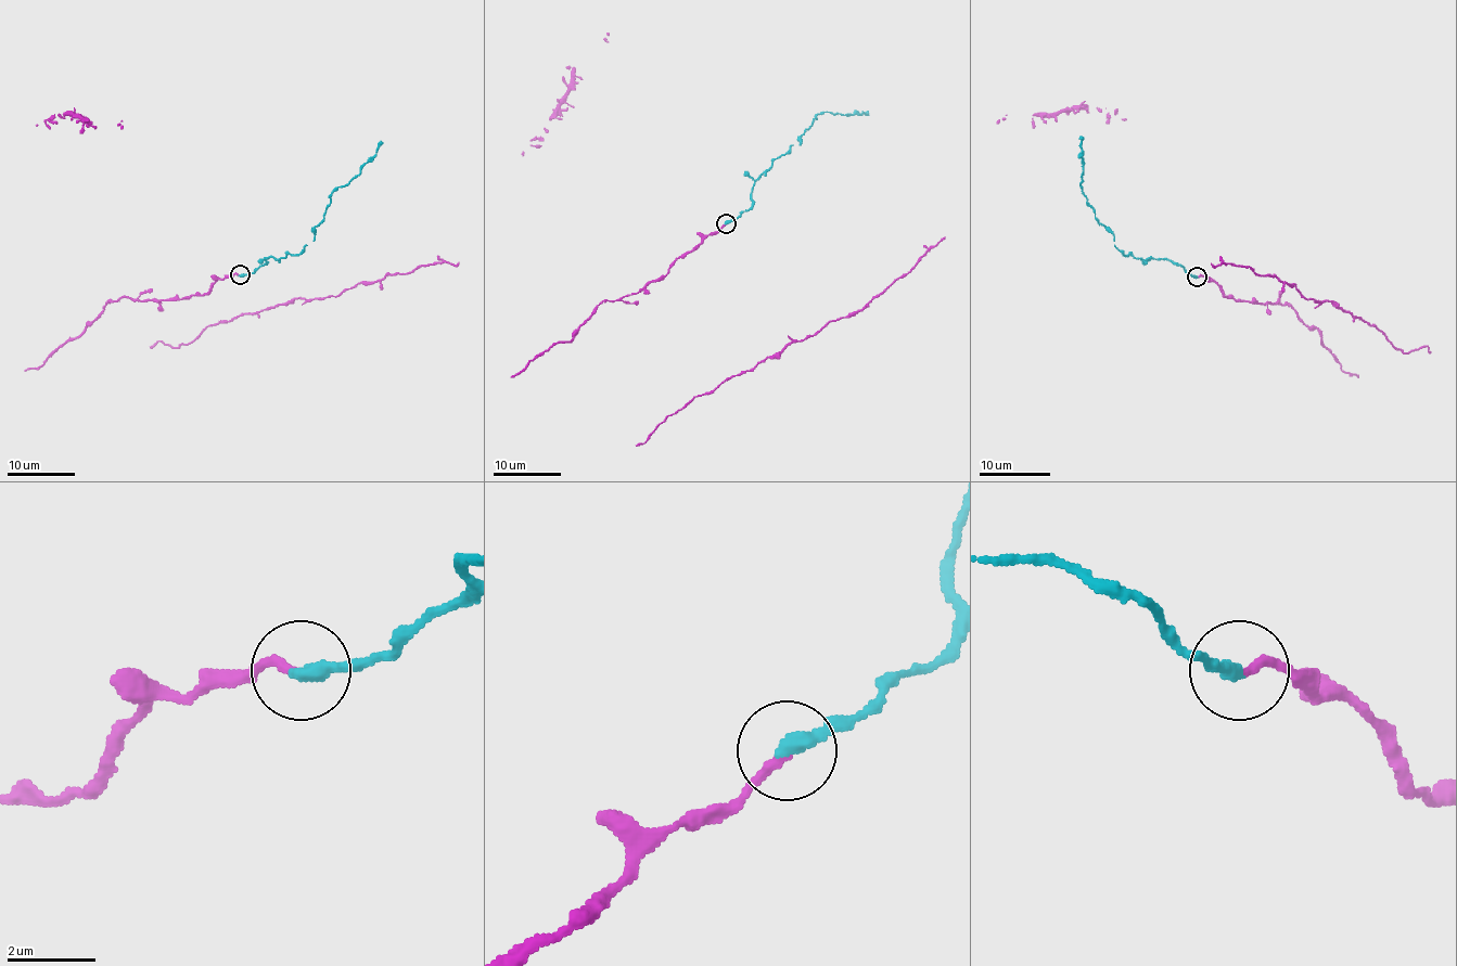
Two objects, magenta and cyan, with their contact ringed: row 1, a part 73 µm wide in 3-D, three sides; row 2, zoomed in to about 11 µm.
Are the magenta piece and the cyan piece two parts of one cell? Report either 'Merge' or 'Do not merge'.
Merge

